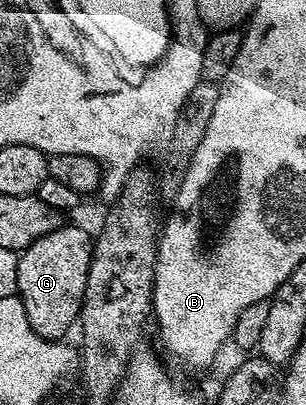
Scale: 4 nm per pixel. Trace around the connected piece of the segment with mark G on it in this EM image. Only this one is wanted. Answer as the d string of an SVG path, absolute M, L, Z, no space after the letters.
M65 223L50 234L38 238L19 253L16 295L24 307L24 316L34 334L47 340L65 339L68 331L80 319L80 307L86 294L88 271L92 261L93 237L84 228Z

